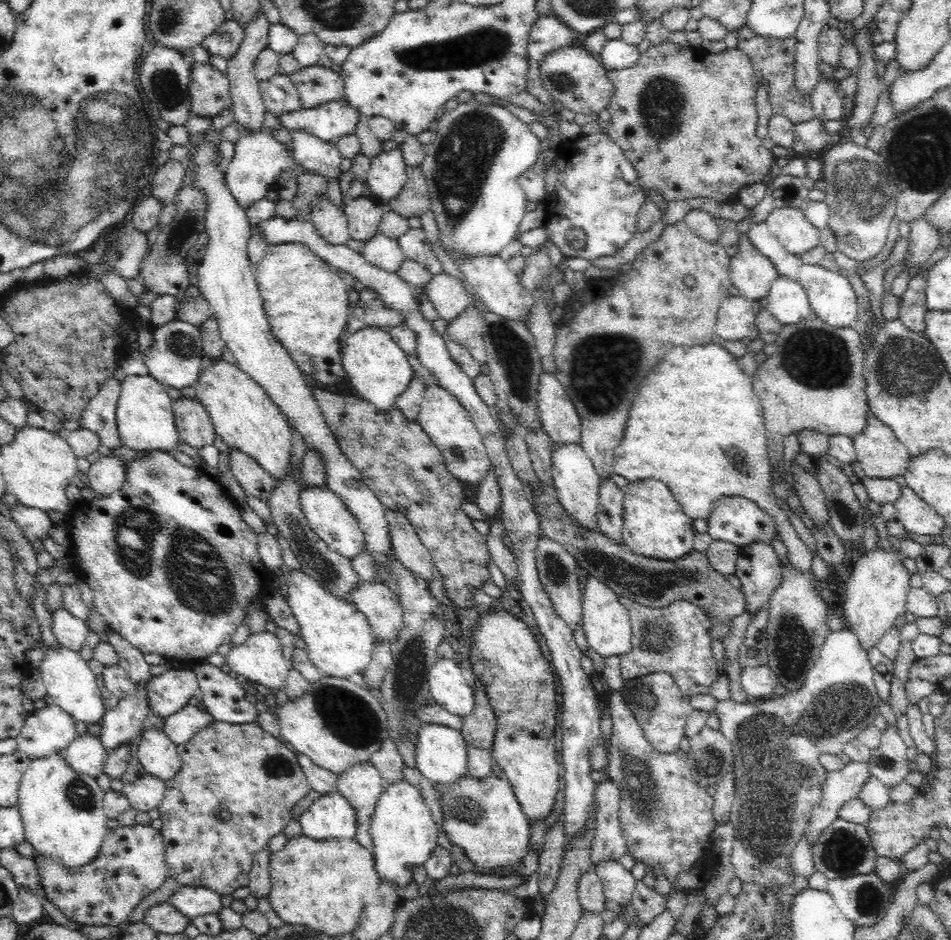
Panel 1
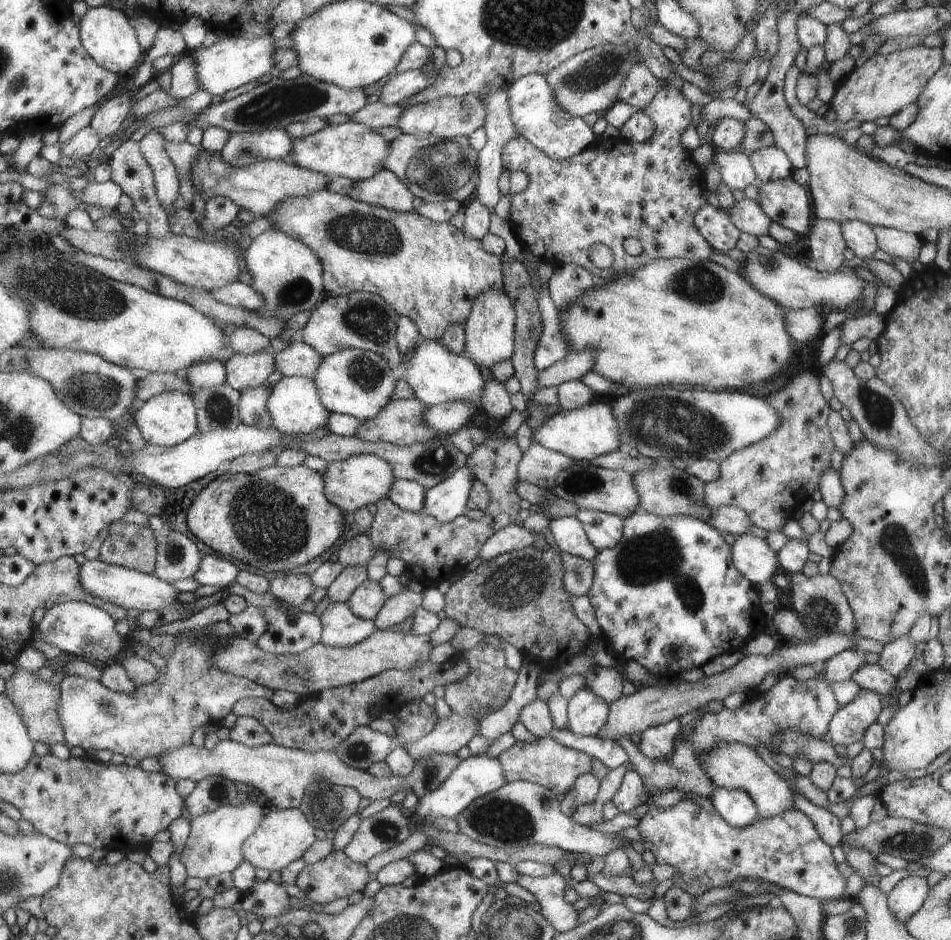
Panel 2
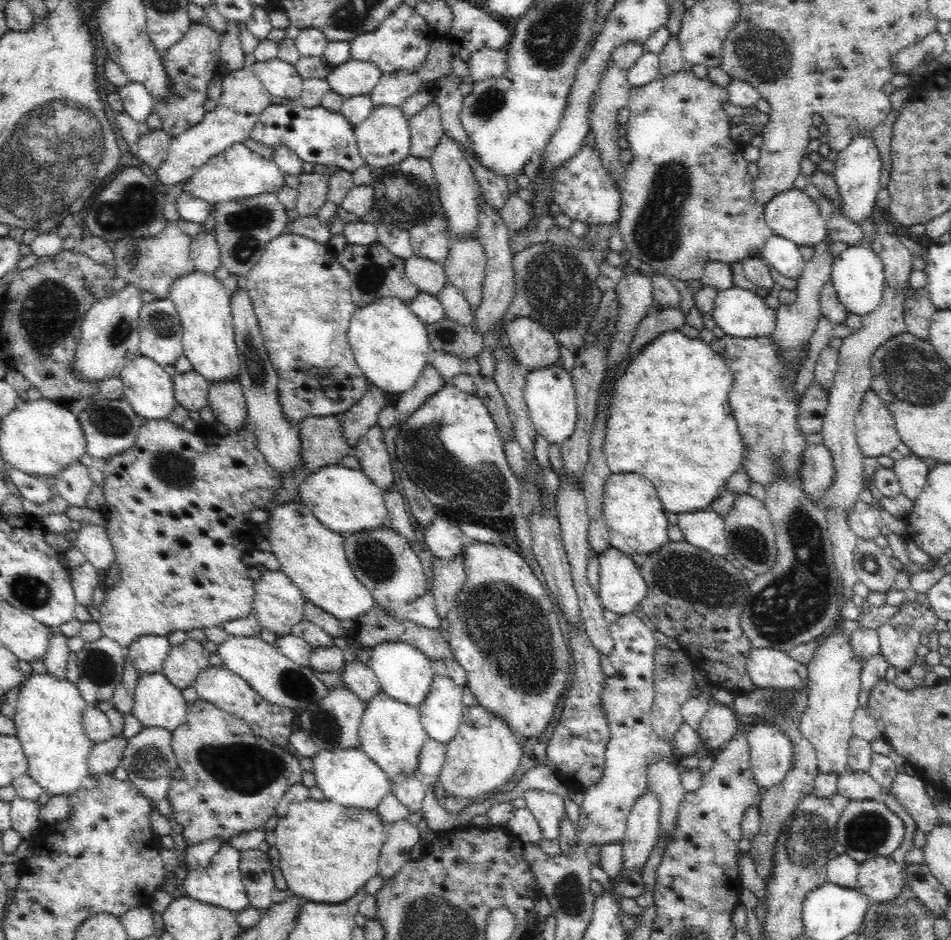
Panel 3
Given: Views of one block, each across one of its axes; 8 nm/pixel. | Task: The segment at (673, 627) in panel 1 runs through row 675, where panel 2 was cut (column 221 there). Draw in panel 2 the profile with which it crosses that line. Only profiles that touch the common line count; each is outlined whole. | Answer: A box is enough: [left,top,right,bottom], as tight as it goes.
[59,621,274,761]

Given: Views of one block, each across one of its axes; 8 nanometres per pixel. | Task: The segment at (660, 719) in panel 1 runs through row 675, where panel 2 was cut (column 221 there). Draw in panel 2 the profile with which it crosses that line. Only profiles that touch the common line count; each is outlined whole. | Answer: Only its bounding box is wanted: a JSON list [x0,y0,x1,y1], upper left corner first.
[213,618,459,696]

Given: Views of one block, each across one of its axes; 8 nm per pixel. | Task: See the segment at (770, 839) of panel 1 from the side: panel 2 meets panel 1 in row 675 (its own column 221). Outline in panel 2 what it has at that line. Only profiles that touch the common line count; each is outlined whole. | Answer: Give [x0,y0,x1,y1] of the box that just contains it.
[181,800,263,881]

